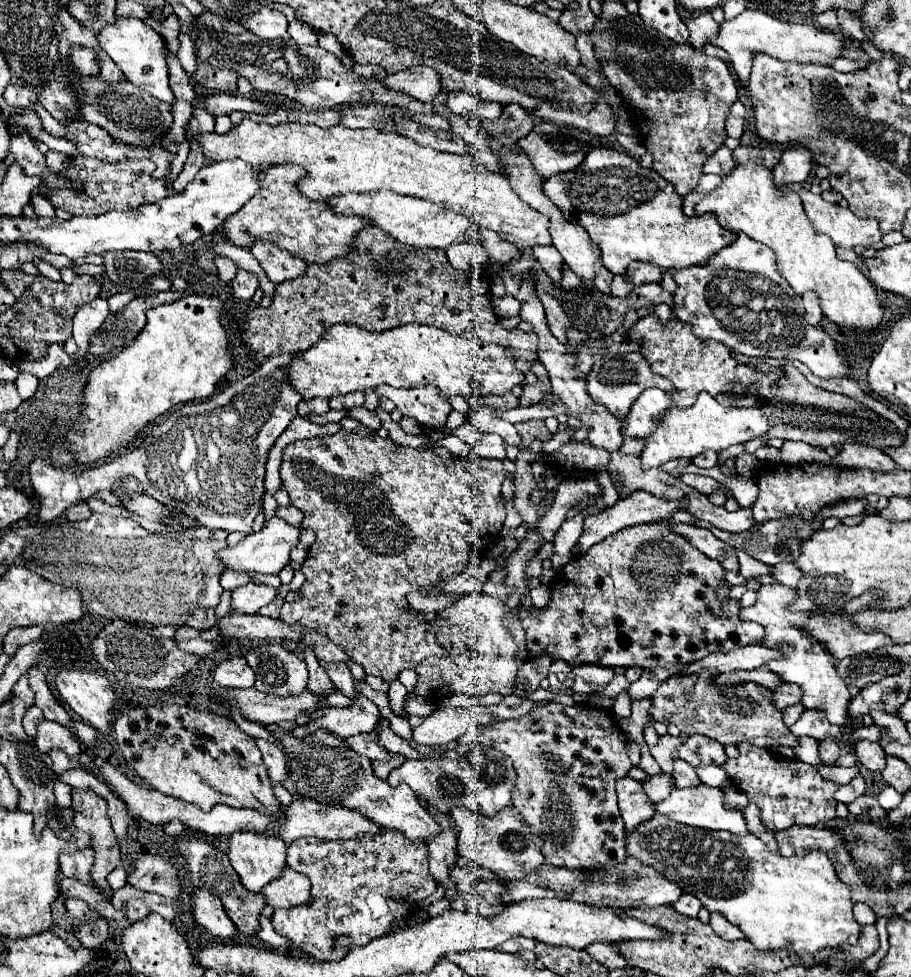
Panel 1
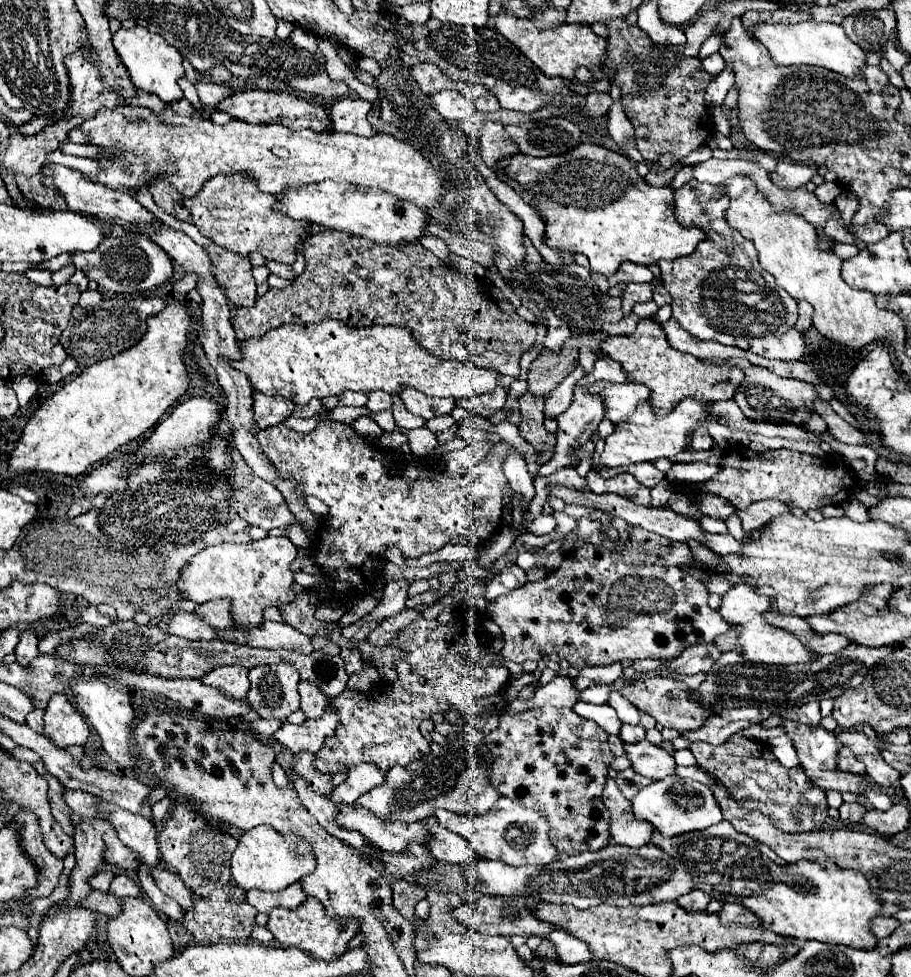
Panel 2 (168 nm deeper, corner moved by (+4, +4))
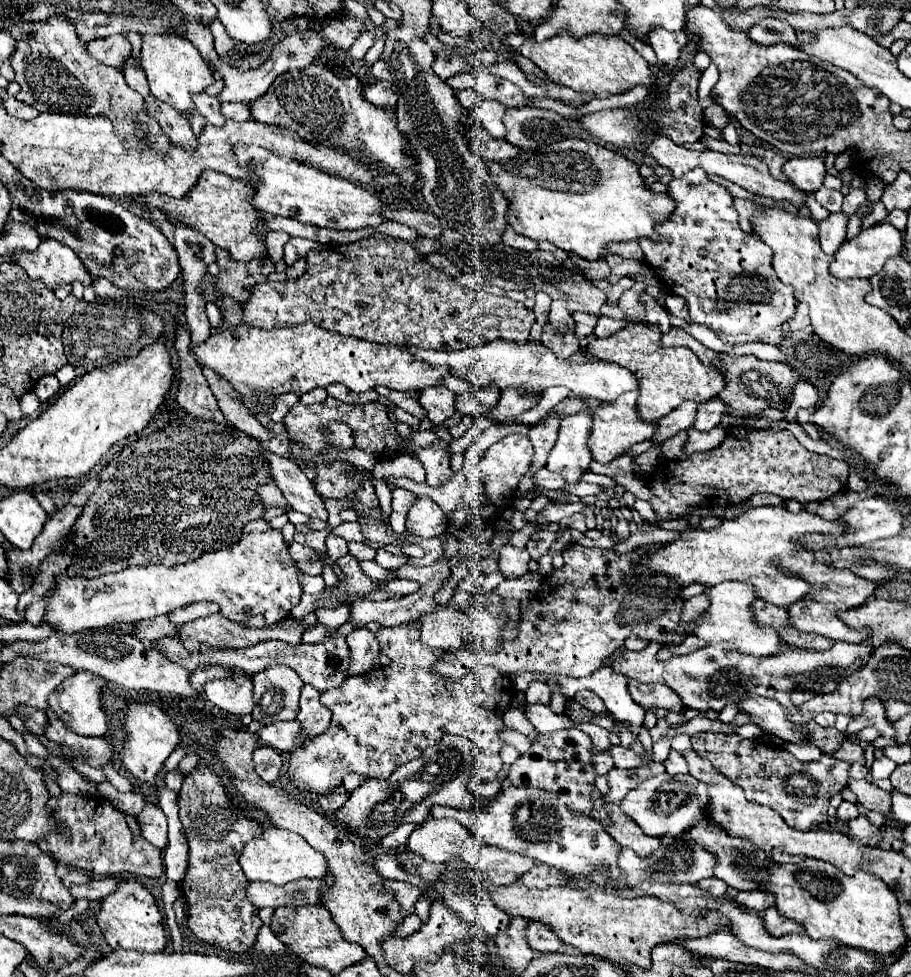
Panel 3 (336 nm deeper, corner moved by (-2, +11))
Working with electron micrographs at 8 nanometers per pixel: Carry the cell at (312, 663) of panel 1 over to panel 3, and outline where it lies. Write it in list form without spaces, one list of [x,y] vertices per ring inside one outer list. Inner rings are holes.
[[[311,684],[303,686],[301,710],[297,714],[297,720],[301,720],[301,724],[305,726],[303,736],[309,736],[309,738],[325,732],[325,728],[329,728],[329,720],[331,720],[331,712],[327,706],[321,704],[319,696],[321,696],[321,692],[317,688],[313,688]]]

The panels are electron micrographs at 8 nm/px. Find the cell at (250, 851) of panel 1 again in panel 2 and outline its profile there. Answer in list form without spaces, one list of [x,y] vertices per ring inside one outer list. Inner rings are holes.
[[[259,825],[249,829],[241,839],[231,857],[231,869],[235,881],[245,889],[261,889],[261,891],[281,891],[291,883],[297,883],[301,877],[311,875],[315,871],[315,855],[311,845],[297,835],[283,835],[271,827]]]

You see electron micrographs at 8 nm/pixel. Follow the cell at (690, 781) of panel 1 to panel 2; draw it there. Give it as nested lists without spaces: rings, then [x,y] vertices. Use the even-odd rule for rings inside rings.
[[[647,739],[633,743],[633,745],[625,743],[623,749],[625,749],[627,759],[631,761],[633,771],[643,777],[657,781],[657,779],[665,779],[667,775],[675,773],[673,757],[663,747],[657,747],[649,743]]]

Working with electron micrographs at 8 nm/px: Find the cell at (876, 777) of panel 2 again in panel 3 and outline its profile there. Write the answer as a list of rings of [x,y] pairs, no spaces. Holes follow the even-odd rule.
[[[845,740],[845,742],[843,742],[843,746],[841,746],[835,754],[837,754],[837,758],[841,758],[841,760],[865,764],[865,752],[863,752],[863,748],[861,748],[861,744],[859,744],[859,742]]]

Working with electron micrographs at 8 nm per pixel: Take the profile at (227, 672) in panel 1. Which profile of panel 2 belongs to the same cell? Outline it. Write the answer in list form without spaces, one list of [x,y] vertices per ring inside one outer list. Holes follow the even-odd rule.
[[[227,665],[227,667],[217,667],[211,673],[207,673],[201,679],[209,687],[221,689],[227,697],[231,699],[245,699],[249,691],[249,679],[247,679],[247,669],[239,665]]]

